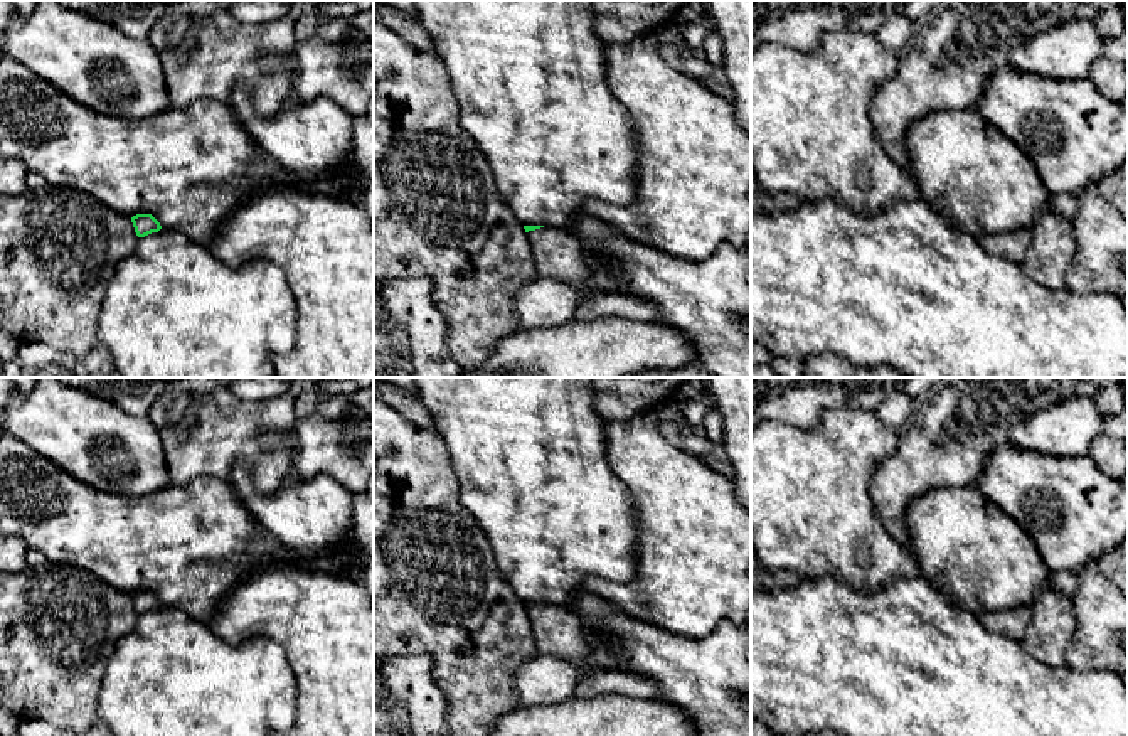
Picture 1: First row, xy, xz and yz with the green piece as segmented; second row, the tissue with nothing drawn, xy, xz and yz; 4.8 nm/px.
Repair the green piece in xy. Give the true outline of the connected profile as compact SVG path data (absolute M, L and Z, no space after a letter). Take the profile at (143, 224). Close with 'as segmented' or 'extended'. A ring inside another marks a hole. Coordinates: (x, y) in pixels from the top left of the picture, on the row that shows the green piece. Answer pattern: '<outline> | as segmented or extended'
M136 214L131 217L138 237L145 237L162 229L160 222L152 214Z | as segmented

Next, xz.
M524 226L532 244L532 256L539 276L559 278L583 288L589 278L584 263L584 246L567 231Z | extended

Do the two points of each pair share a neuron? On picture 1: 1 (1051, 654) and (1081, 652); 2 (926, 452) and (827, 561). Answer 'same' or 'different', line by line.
1: different
2: different

